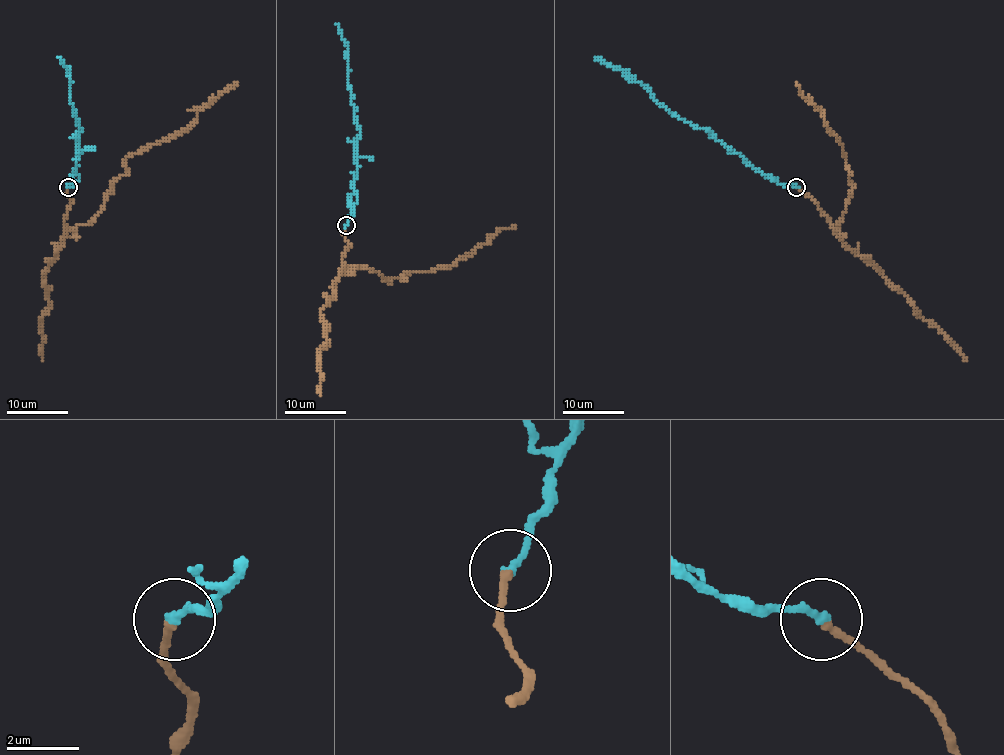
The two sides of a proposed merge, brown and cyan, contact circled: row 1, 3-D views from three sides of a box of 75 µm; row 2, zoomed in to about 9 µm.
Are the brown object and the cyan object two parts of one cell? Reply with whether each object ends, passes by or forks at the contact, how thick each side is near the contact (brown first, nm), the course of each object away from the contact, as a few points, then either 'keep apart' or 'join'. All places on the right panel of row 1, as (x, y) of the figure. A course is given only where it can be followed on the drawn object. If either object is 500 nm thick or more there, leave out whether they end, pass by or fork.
brown ends there; cyan ends there; 200 nm thick on the brown side, 240 nm on the other; brown runs (797, 186), (815, 202), (835, 230), (851, 189), (843, 146), (820, 111), (800, 92), (795, 83); cyan runs (797, 186), (757, 171), (705, 129), (668, 112), (642, 84), (594, 58); join

